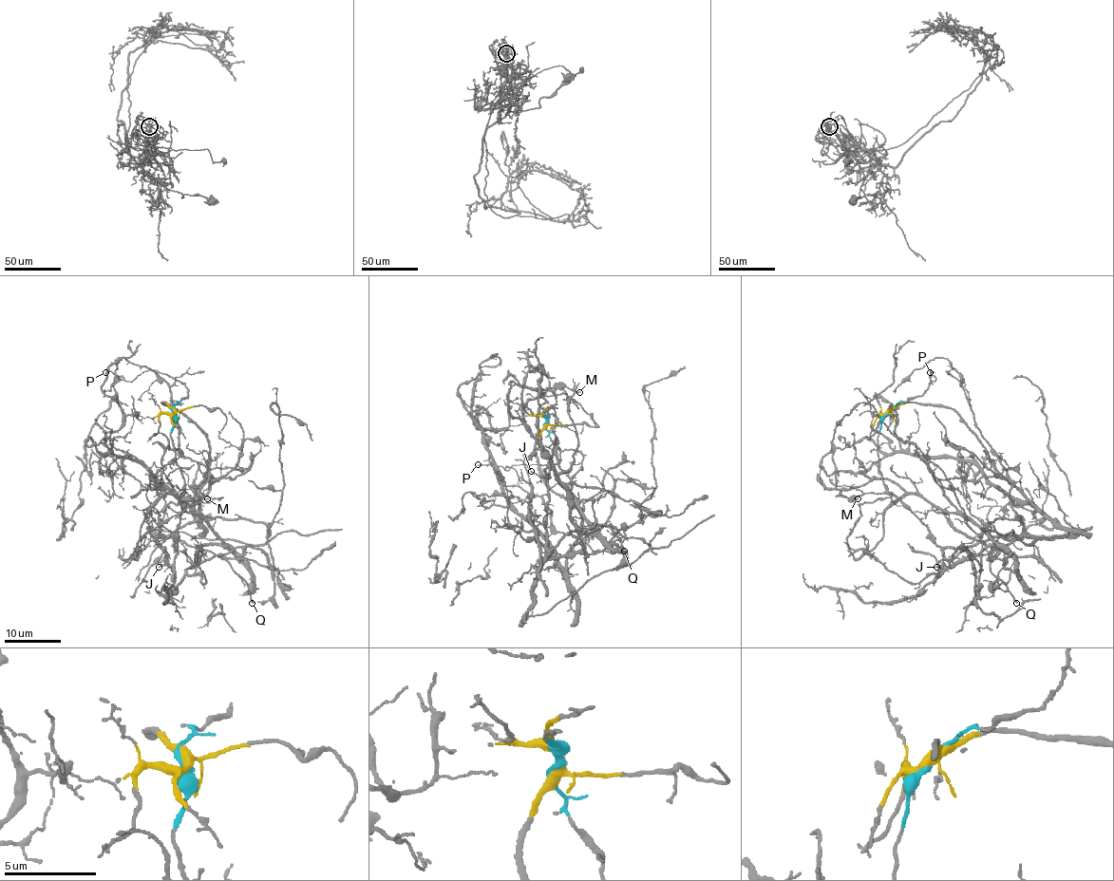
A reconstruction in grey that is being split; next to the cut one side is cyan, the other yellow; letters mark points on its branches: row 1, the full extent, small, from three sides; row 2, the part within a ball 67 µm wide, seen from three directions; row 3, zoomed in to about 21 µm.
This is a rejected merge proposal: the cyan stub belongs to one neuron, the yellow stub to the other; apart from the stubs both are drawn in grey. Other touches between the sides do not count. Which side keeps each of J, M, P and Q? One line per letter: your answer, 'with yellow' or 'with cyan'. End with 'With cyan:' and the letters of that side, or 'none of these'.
J: with cyan
M: with cyan
P: with cyan
Q: with cyan
With cyan: J, M, P, Q

